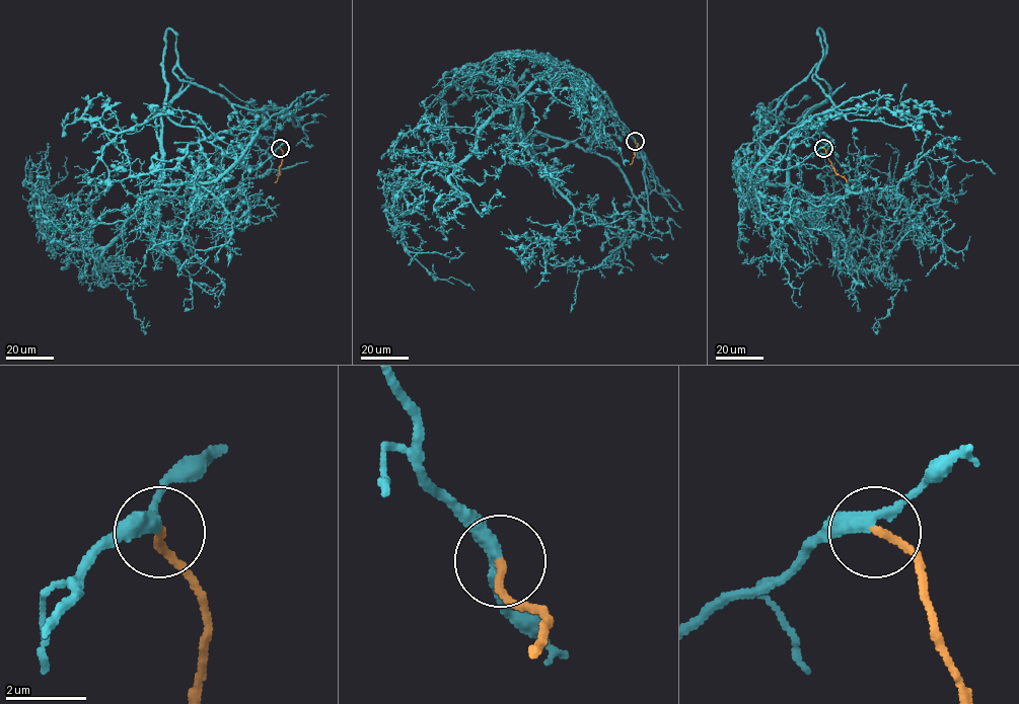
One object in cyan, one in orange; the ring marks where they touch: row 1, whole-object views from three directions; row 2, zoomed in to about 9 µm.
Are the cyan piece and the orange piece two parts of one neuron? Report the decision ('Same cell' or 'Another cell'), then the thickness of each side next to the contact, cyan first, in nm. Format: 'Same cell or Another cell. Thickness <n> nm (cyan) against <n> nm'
Same cell. Thickness 300 nm (cyan) against 190 nm

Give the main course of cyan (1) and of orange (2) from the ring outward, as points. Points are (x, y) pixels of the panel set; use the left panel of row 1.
1: (280, 148), (256, 169), (161, 183), (103, 246), (40, 229), (47, 194), (119, 174)
2: (280, 148), (283, 153), (280, 174), (275, 182)

